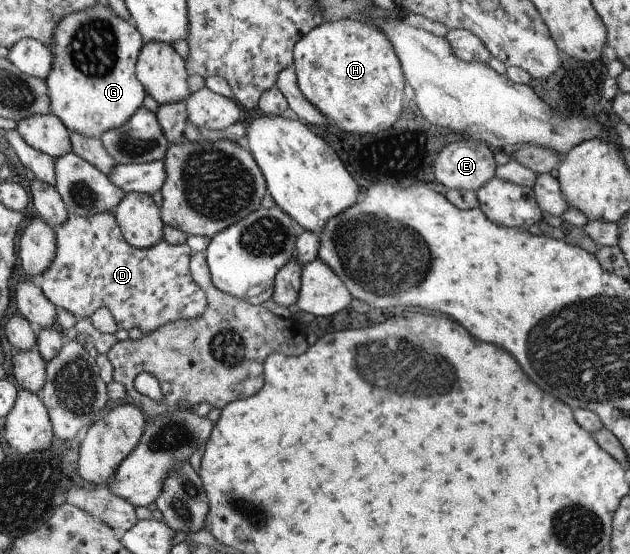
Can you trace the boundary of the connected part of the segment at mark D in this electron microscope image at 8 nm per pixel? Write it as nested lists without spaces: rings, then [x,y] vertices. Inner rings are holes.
[[[99,212],[95,216],[71,213],[67,223],[55,226],[56,252],[51,265],[39,275],[38,284],[57,309],[70,311],[76,319],[91,317],[100,307],[107,307],[117,322],[118,329],[141,329],[142,333],[155,332],[165,324],[177,320],[200,319],[205,311],[205,292],[191,279],[189,271],[189,245],[171,245],[164,239],[151,248],[129,245],[116,216],[111,212]]]

